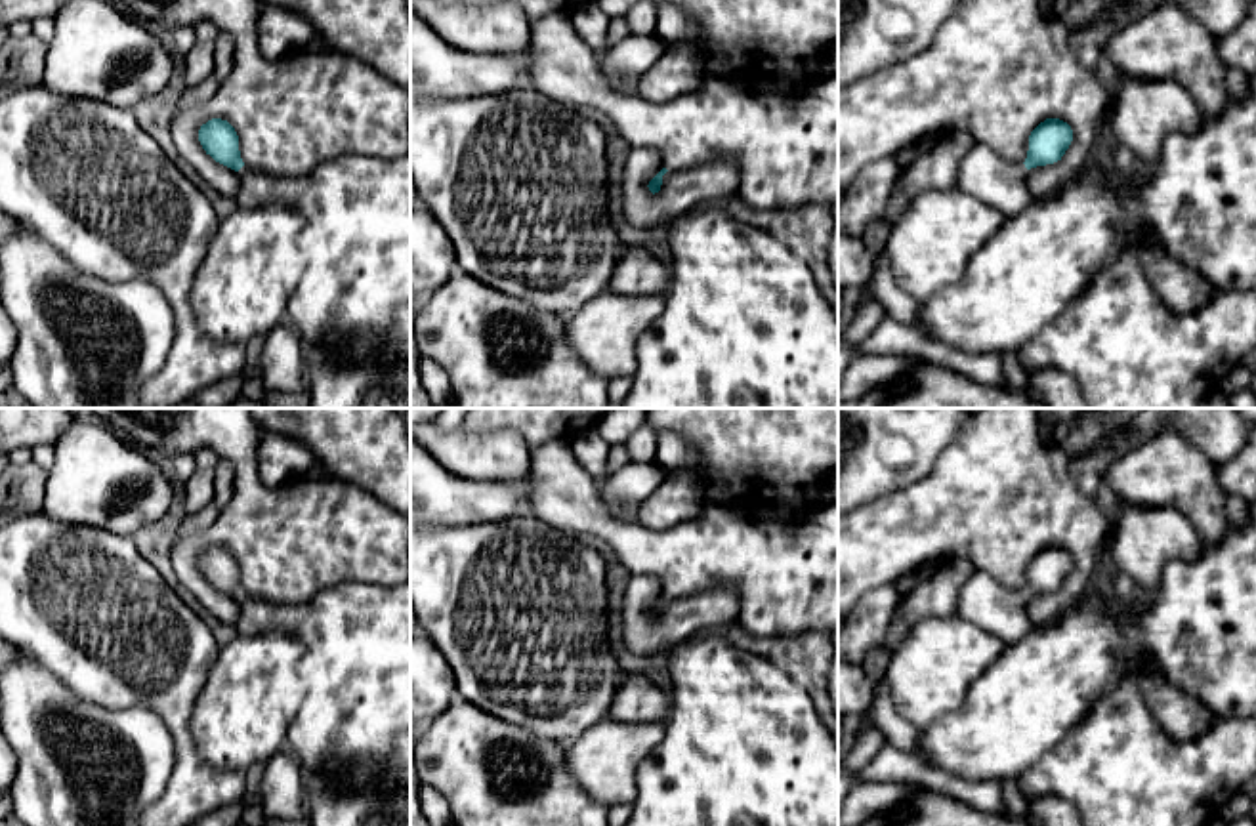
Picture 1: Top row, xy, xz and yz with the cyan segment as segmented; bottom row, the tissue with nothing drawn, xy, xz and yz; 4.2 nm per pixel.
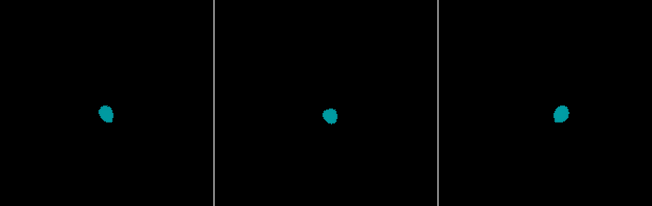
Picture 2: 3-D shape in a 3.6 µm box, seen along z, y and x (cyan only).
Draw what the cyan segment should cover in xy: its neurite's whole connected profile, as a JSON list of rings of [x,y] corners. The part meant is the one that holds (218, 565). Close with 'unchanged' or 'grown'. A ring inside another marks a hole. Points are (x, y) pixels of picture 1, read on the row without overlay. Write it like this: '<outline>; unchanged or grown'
[[[212,546],[202,551],[199,568],[206,582],[239,601],[237,635],[286,633],[304,647],[300,675],[307,692],[286,733],[286,746],[304,773],[311,826],[410,826],[410,795],[382,774],[391,761],[395,738],[410,733],[410,582],[378,586],[347,580],[321,589],[305,603],[277,605],[252,597],[242,589],[239,563],[227,547]],[[361,765],[376,771],[378,776],[372,786],[355,792],[347,778]]]; grown

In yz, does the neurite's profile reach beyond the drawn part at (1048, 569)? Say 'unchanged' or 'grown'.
grown

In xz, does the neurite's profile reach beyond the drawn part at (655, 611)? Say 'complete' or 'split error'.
split error

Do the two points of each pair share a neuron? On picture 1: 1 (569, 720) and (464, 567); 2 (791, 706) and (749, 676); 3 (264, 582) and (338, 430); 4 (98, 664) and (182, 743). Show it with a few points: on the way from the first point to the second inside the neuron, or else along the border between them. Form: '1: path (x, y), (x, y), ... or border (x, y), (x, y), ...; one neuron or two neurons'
1: path (560, 681), (529, 645), (525, 628), (502, 605); one neuron
2: path (781, 706), (758, 685); one neuron
3: border (327, 474), (355, 483), (367, 493); two neurons
4: path (123, 664), (176, 718); one neuron

